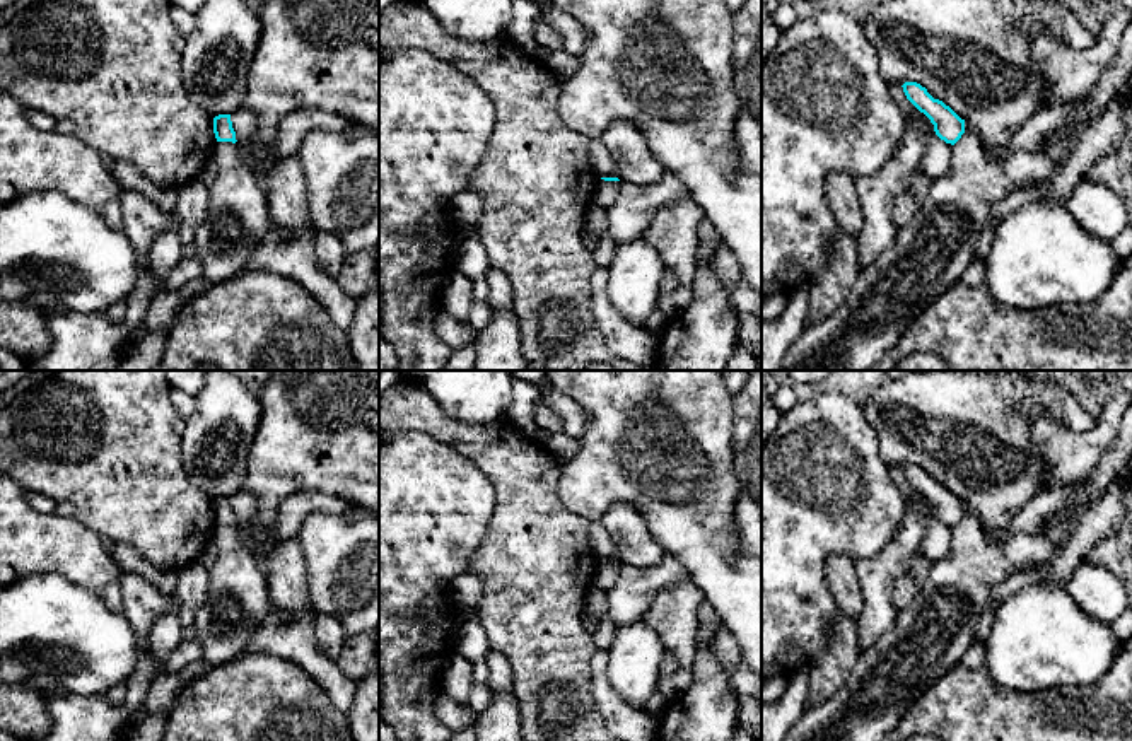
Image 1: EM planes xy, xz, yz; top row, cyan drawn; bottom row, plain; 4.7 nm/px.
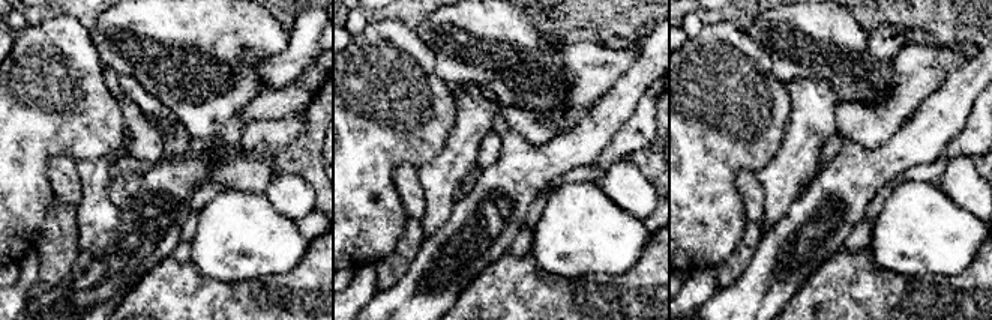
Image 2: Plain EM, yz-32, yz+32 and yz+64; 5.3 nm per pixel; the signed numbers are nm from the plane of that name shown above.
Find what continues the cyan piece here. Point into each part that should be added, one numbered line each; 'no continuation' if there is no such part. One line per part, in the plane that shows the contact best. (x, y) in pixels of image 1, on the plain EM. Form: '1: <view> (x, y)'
no continuation

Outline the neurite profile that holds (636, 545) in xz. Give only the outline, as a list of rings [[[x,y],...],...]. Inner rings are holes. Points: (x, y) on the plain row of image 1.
[[[613,504],[601,522],[613,538],[621,563],[647,569],[664,560],[664,548],[654,540],[644,517],[632,504]]]

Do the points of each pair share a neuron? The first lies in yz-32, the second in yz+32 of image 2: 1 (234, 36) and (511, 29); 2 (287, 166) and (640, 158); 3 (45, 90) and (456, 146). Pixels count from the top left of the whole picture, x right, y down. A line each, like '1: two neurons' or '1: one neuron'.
1: one neuron
2: one neuron
3: two neurons

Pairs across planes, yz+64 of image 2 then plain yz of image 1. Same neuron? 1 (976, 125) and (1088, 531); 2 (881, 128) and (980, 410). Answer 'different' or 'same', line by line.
1: same
2: different

